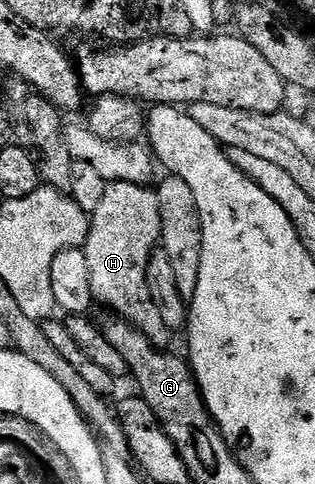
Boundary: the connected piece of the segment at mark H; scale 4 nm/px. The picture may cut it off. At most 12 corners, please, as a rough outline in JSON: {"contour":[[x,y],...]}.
{"contour":[[109,183],[85,252],[99,303],[169,347],[148,288],[162,240],[150,186]]}

